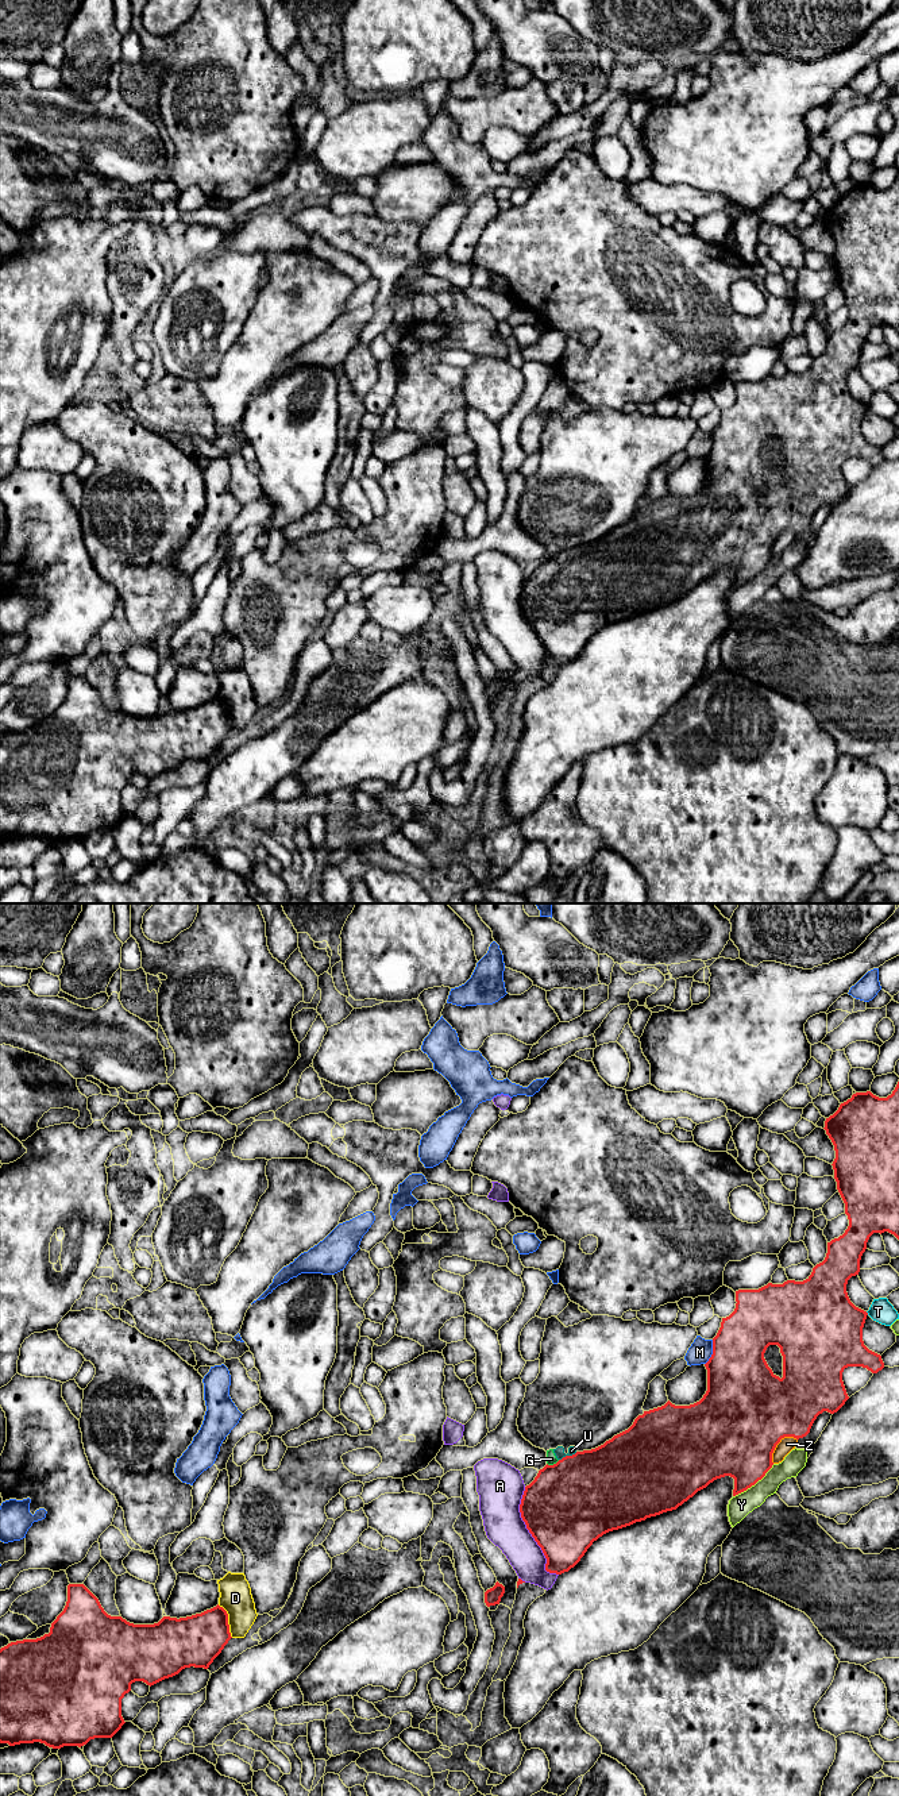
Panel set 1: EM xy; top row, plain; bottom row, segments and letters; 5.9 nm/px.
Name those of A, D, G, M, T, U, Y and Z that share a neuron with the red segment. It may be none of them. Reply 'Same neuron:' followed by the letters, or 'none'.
Same neuron: none

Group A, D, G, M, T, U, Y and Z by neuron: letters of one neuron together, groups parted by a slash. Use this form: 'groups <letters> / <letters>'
groups A / D / G U / M / T / Y / Z

